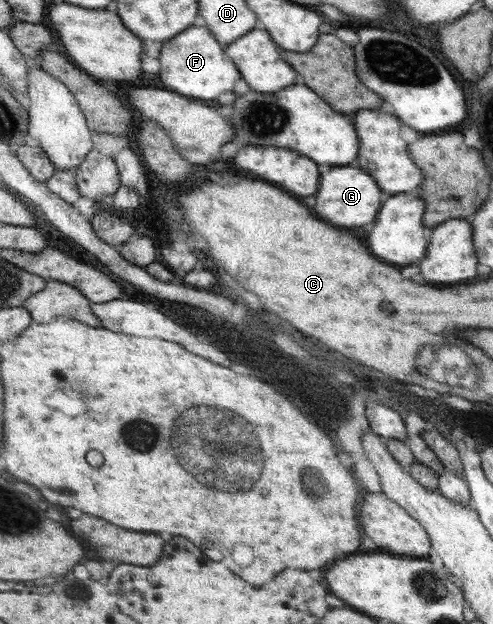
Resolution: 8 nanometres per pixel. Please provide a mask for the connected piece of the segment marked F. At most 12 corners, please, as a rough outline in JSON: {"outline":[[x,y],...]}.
{"outline":[[206,26],[163,42],[164,87],[212,101],[238,66]]}

